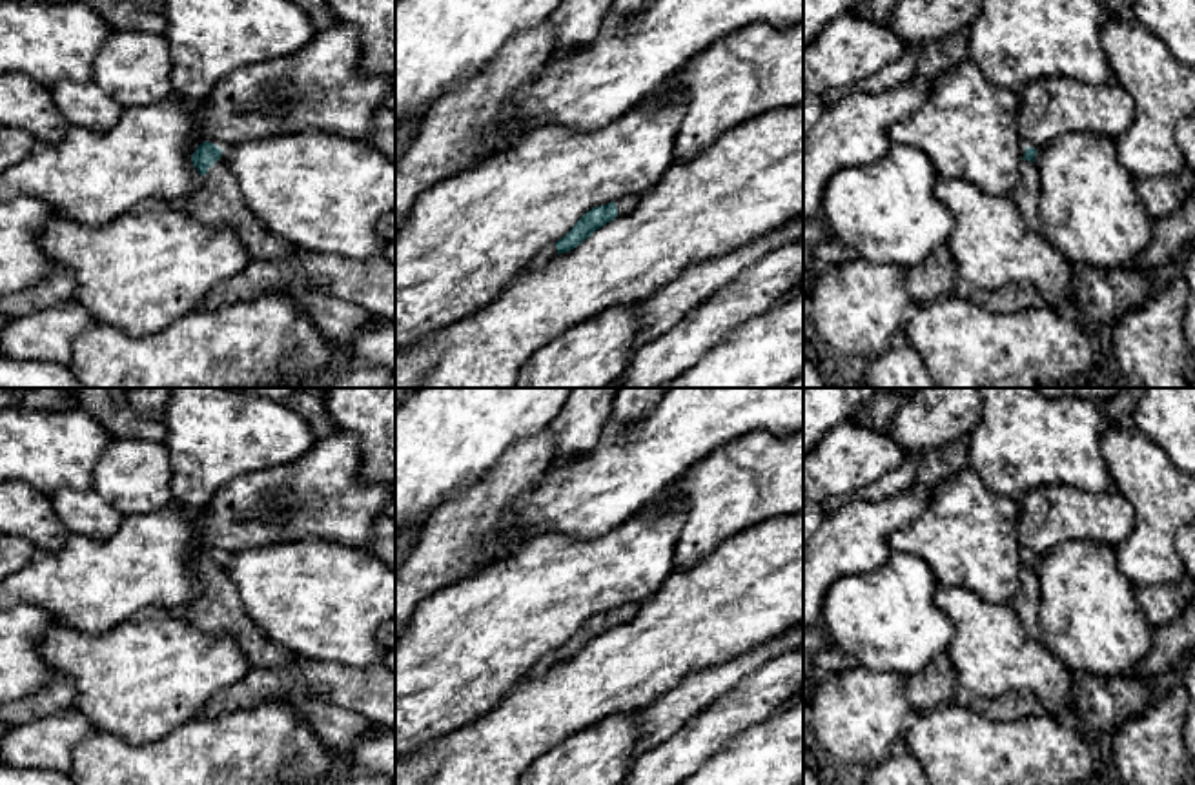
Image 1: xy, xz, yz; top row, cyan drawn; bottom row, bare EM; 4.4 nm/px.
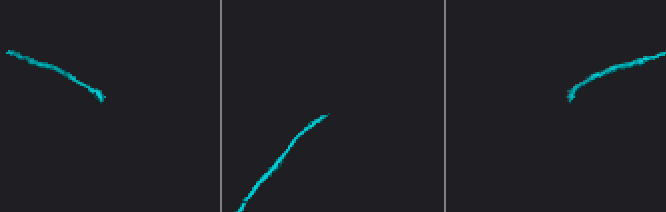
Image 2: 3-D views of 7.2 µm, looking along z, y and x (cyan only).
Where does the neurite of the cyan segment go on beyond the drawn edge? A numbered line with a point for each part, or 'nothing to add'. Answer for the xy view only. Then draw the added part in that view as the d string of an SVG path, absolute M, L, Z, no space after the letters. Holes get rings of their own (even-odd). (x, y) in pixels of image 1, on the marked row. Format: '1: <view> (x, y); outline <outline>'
1: xy (217, 201); outline M220 157L202 177L182 208L206 226L230 228L251 259L290 259L301 255L290 242L271 235L246 206L237 177Z

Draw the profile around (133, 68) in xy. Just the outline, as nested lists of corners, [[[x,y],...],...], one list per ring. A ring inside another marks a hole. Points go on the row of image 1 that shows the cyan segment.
[[[149,29],[113,31],[93,64],[93,82],[122,109],[149,106],[173,93],[171,55],[164,35]]]

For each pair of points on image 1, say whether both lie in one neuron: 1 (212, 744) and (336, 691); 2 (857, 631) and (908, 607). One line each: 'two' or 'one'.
1: two
2: one

